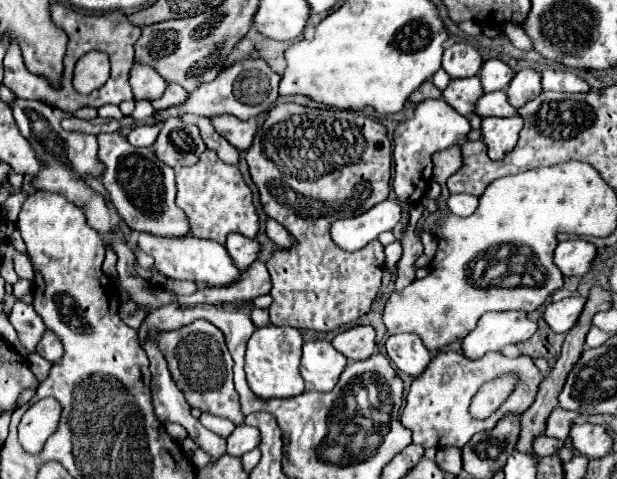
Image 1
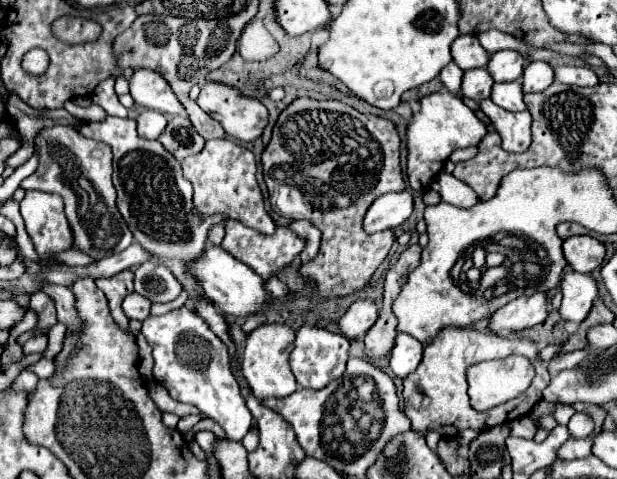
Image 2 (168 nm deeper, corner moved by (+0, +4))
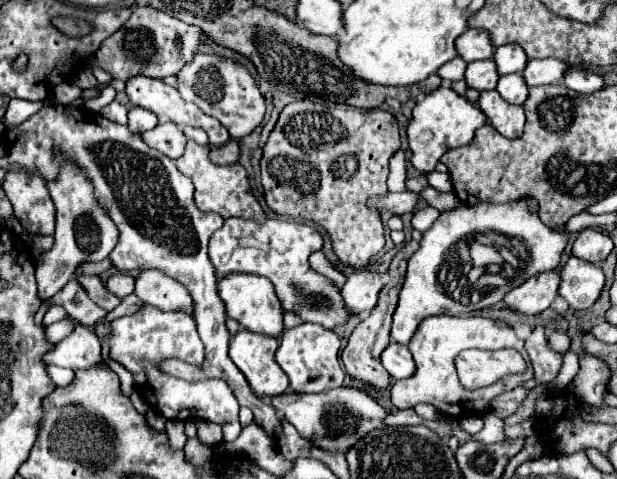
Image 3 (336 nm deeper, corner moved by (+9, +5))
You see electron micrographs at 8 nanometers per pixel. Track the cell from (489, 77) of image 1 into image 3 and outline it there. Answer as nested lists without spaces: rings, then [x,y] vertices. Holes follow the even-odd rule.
[[[505,44],[505,46],[495,48],[493,60],[497,64],[499,76],[521,72],[523,66],[527,64],[527,56],[523,54],[523,48],[521,46],[515,46],[515,44]]]

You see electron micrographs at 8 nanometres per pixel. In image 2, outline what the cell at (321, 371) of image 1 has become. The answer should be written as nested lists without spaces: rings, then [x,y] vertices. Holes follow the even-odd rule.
[[[304,325],[296,331],[294,339],[294,349],[290,351],[290,369],[298,381],[298,385],[306,389],[322,389],[330,381],[338,379],[346,371],[346,361],[348,361],[348,349],[350,341],[342,333],[334,333],[328,329],[322,329],[318,325]]]

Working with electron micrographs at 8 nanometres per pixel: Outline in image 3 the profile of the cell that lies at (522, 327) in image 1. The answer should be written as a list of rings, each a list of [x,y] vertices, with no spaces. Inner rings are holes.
[[[559,270],[543,272],[529,278],[521,286],[513,288],[509,294],[505,294],[503,302],[513,312],[519,312],[523,316],[535,316],[547,310],[549,304],[555,300],[557,286],[559,286]]]

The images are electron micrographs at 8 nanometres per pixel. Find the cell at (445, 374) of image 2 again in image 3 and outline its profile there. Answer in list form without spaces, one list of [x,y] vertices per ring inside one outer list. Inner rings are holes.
[[[431,316],[427,320],[421,322],[421,328],[415,332],[415,338],[407,344],[413,360],[417,364],[417,370],[411,378],[407,380],[397,380],[391,386],[391,402],[399,408],[413,408],[419,402],[427,402],[433,404],[443,416],[451,418],[451,420],[459,420],[459,418],[469,418],[469,416],[483,416],[487,410],[491,410],[491,400],[503,392],[509,392],[513,388],[517,388],[519,384],[523,386],[523,382],[533,378],[533,366],[529,364],[529,356],[527,350],[523,346],[523,342],[515,336],[513,328],[501,328],[499,324],[495,324],[489,318],[455,318],[455,316]],[[469,348],[479,348],[479,350],[501,350],[501,348],[515,348],[517,352],[521,352],[521,356],[527,362],[527,370],[521,376],[513,376],[513,380],[503,380],[499,382],[499,390],[487,390],[485,388],[485,396],[479,396],[477,390],[463,390],[463,386],[459,386],[459,378],[455,372],[455,358],[459,352],[469,350]]]

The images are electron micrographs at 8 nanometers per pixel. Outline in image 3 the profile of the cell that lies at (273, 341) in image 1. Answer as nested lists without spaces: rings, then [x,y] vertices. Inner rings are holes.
[[[239,330],[231,338],[231,344],[229,344],[229,356],[231,356],[231,360],[243,372],[243,376],[247,378],[251,390],[261,400],[265,400],[269,396],[283,394],[289,388],[287,374],[275,362],[275,350],[277,350],[277,340],[275,338],[265,336],[265,334],[255,334],[255,332],[249,332],[249,330]]]

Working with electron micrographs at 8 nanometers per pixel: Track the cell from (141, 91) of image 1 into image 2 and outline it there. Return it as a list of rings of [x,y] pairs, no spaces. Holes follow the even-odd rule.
[[[136,69],[128,81],[130,81],[130,95],[136,105],[160,111],[164,115],[188,117],[182,103],[174,95],[172,87],[160,73],[152,69]]]

